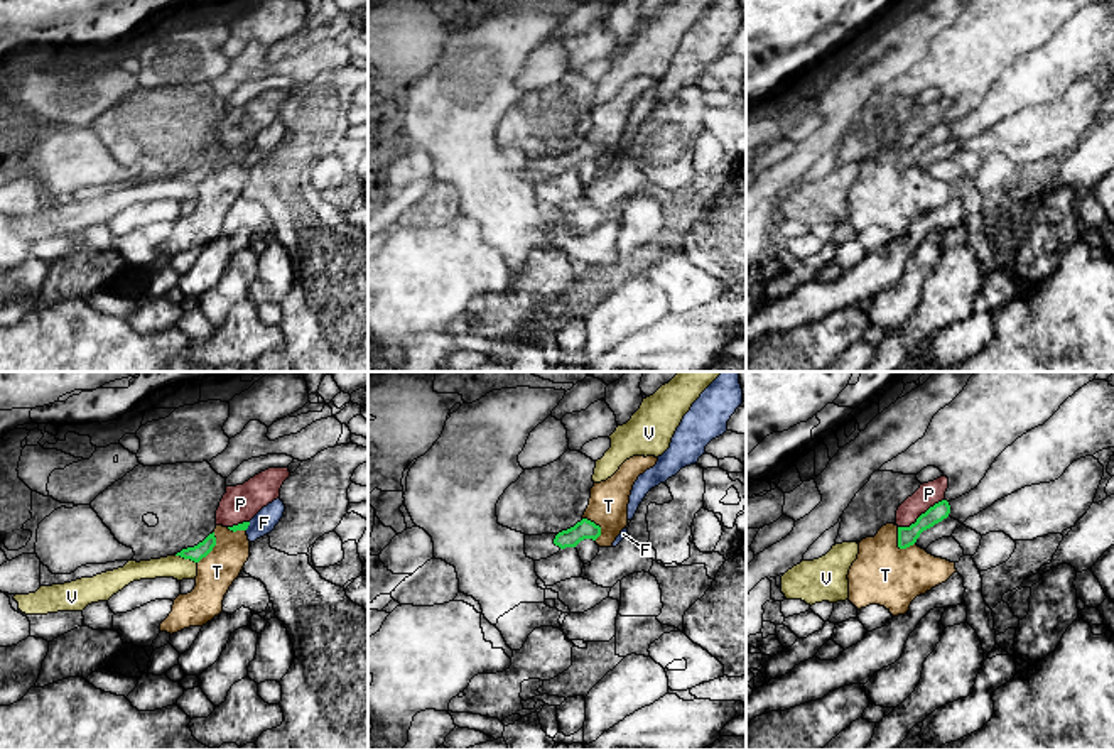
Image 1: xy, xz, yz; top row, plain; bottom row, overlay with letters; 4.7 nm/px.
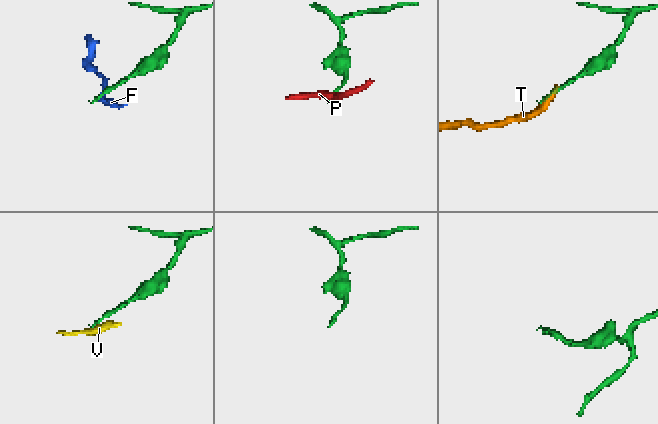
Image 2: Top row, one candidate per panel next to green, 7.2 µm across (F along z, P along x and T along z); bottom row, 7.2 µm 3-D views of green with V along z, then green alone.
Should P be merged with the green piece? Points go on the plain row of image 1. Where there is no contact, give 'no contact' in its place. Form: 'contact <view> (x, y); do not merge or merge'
contact yz (920, 137); do not merge

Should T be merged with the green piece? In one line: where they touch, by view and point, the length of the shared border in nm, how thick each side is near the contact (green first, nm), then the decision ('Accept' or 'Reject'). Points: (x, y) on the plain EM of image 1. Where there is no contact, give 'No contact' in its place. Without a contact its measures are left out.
Touches green at yz (898, 166). Shared border 120 nm. Thickness 100 nm (green) against 300 nm. Reject

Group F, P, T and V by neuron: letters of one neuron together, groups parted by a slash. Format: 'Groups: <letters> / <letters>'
Groups: F / P / T / V

